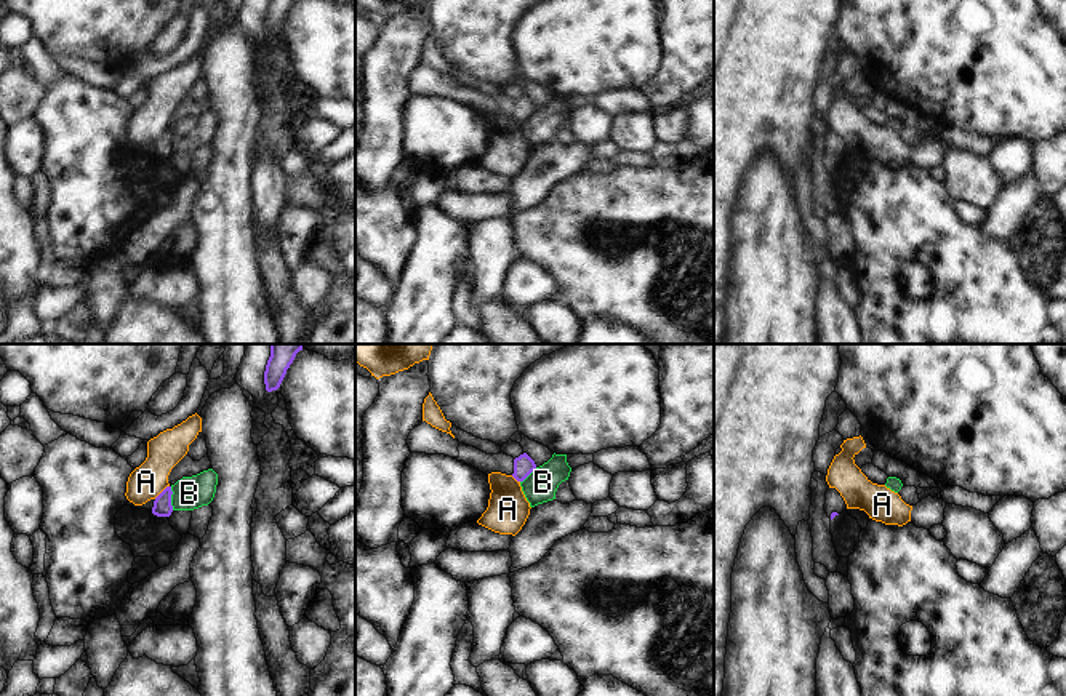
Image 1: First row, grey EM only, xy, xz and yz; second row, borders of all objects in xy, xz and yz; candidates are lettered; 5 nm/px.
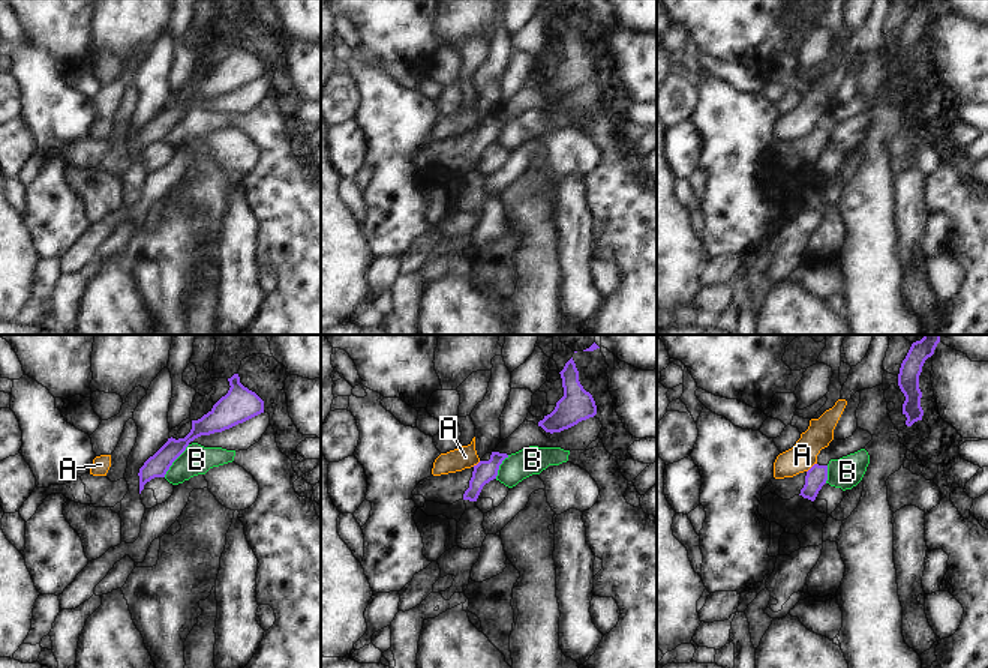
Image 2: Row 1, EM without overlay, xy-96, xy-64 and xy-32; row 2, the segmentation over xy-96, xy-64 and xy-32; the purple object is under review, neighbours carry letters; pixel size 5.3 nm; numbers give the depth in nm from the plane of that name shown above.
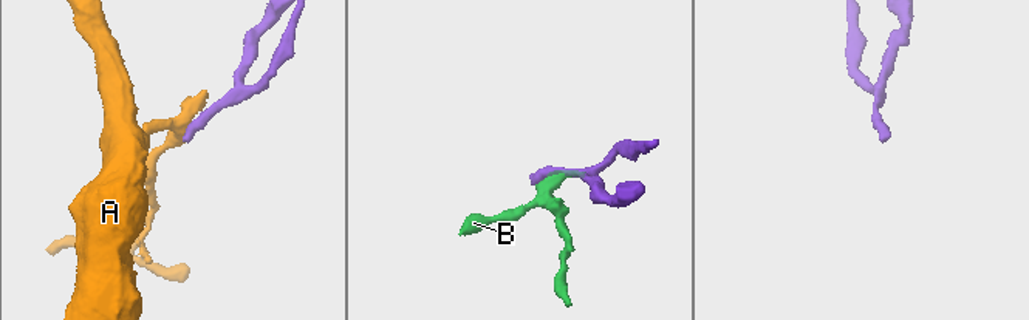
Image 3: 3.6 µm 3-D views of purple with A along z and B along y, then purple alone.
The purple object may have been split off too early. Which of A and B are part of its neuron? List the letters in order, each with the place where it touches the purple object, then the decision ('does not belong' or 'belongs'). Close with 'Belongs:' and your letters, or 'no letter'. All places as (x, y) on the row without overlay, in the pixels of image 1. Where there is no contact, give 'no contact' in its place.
A: contact xy (162, 133); does not belong
B: contact xy (170, 140); does not belong
Belongs: no letter

